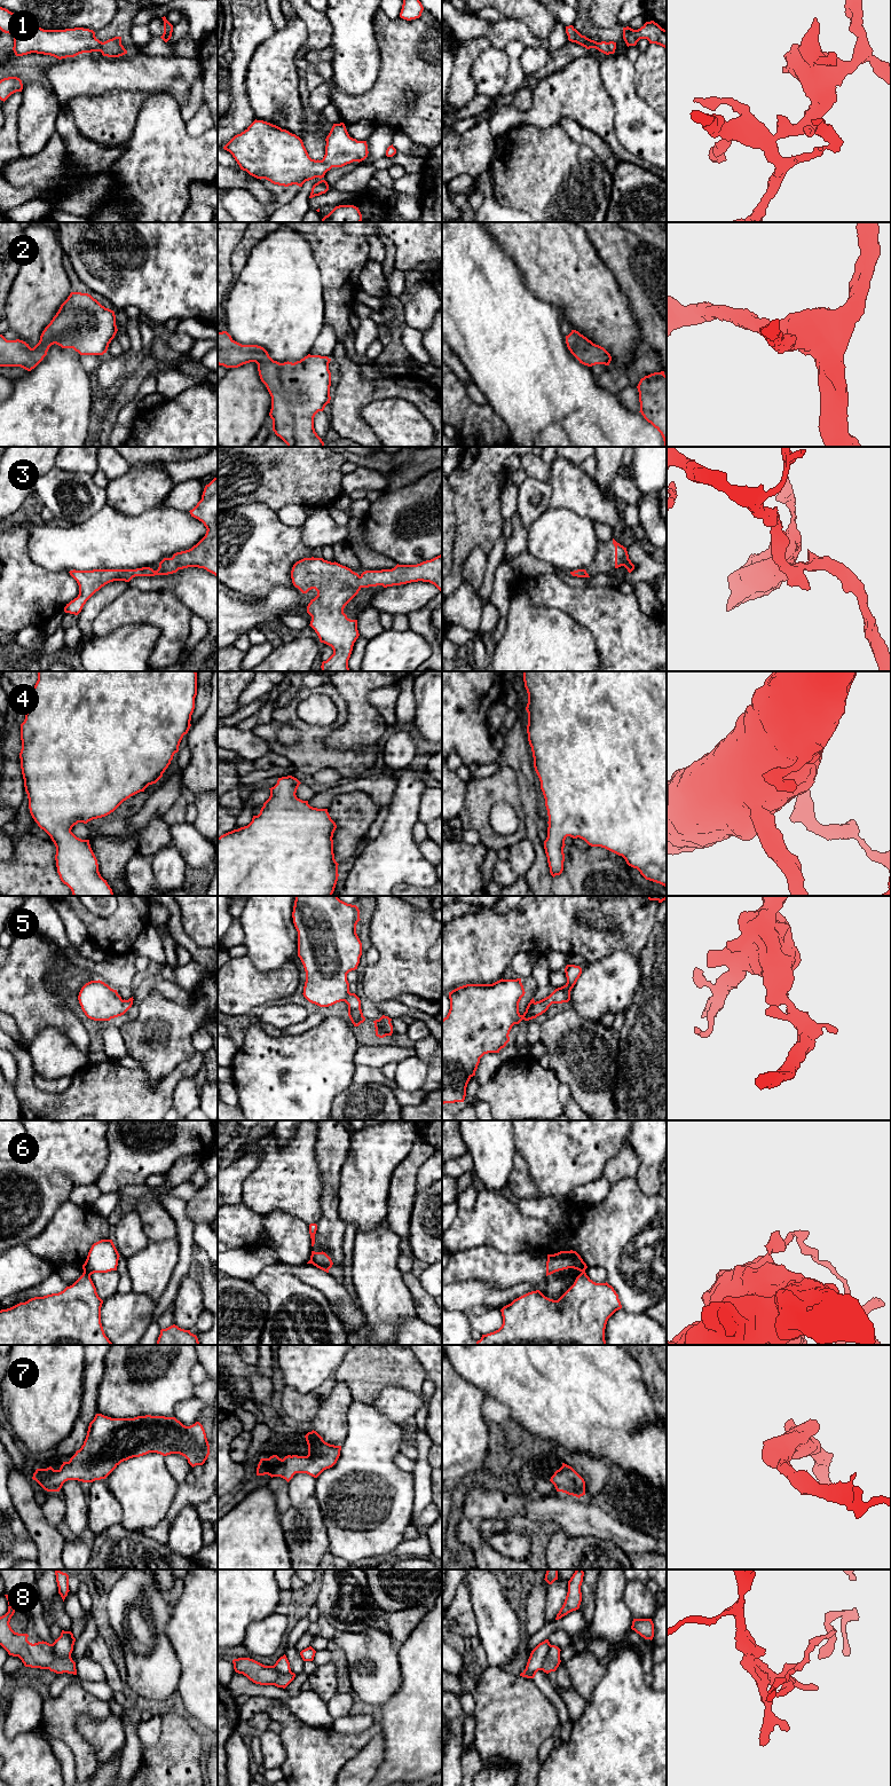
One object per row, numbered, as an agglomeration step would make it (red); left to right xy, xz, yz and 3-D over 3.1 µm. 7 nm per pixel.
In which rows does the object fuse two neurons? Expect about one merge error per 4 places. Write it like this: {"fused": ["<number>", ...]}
{"fused": ["6", "8"]}

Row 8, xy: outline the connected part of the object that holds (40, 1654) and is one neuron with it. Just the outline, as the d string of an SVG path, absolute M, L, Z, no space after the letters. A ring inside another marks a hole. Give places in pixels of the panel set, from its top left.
M8 1606L8 1612L0 1616L0 1645L9 1655L18 1657L25 1667L77 1675L71 1655L57 1657L52 1644L44 1641L32 1644L27 1641L27 1634L15 1632L9 1624L14 1613L15 1608Z

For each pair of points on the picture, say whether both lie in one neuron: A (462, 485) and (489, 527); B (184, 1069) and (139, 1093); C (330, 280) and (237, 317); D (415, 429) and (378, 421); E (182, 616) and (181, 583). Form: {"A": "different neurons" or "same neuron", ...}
{"A": "same neuron", "B": "same neuron", "C": "different neurons", "D": "same neuron", "E": "different neurons"}

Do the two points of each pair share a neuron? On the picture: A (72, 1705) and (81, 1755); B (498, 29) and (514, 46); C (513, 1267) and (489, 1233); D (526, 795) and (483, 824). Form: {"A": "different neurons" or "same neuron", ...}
{"A": "same neuron", "B": "different neurons", "C": "different neurons", "D": "different neurons"}

